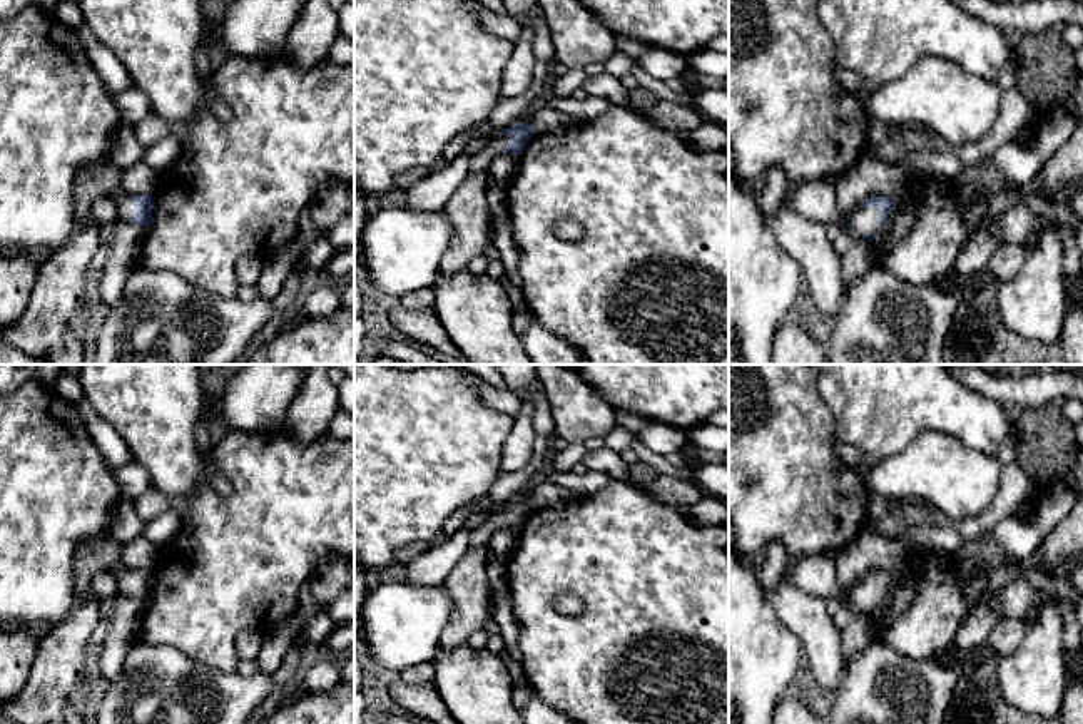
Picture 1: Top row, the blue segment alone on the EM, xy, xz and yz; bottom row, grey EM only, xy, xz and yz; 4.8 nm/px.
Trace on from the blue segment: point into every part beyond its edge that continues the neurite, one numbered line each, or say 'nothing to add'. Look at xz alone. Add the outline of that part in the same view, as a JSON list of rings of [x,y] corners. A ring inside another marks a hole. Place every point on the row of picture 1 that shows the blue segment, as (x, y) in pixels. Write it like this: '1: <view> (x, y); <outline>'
1: xz (480, 161); [[[496,135],[496,137],[490,139],[488,145],[481,152],[478,152],[471,157],[468,174],[481,172],[481,171],[486,172],[490,162],[498,154],[505,152],[508,139],[510,139],[510,135]]]

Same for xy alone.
1: xy (124, 204); [[[119,192],[119,194],[115,194],[114,197],[112,197],[112,201],[117,204],[117,207],[119,207],[119,216],[122,217],[122,219],[125,219],[125,221],[129,221],[130,222],[130,217],[127,216],[130,211],[132,211],[132,207],[134,207],[134,202],[132,202],[132,199],[129,199],[125,194],[122,194],[122,192]]]

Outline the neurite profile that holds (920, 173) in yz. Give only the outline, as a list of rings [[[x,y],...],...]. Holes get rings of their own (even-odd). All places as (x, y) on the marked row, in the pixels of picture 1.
[[[911,166],[911,167],[902,169],[902,171],[906,174],[908,182],[911,179],[919,179],[919,181],[923,181],[926,184],[944,184],[948,181],[946,176],[936,174],[936,172],[933,172],[929,169],[921,167],[921,166]]]

